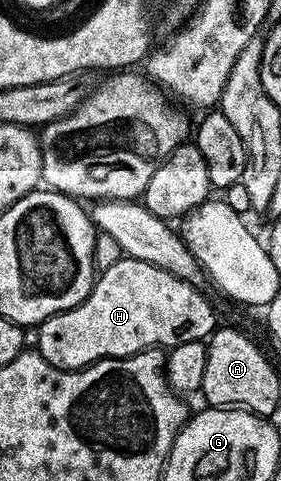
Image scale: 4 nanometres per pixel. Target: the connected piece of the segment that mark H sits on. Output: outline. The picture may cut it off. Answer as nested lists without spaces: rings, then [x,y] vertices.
[[[122,258],[97,275],[90,294],[81,304],[54,314],[38,325],[37,332],[40,333],[36,336],[35,347],[40,356],[46,358],[46,362],[50,362],[55,368],[79,370],[98,360],[133,356],[136,352],[145,352],[147,348],[167,350],[182,342],[207,341],[216,331],[218,321],[211,302],[200,291],[199,287],[179,280],[174,274],[158,266],[150,266],[150,262]]]

